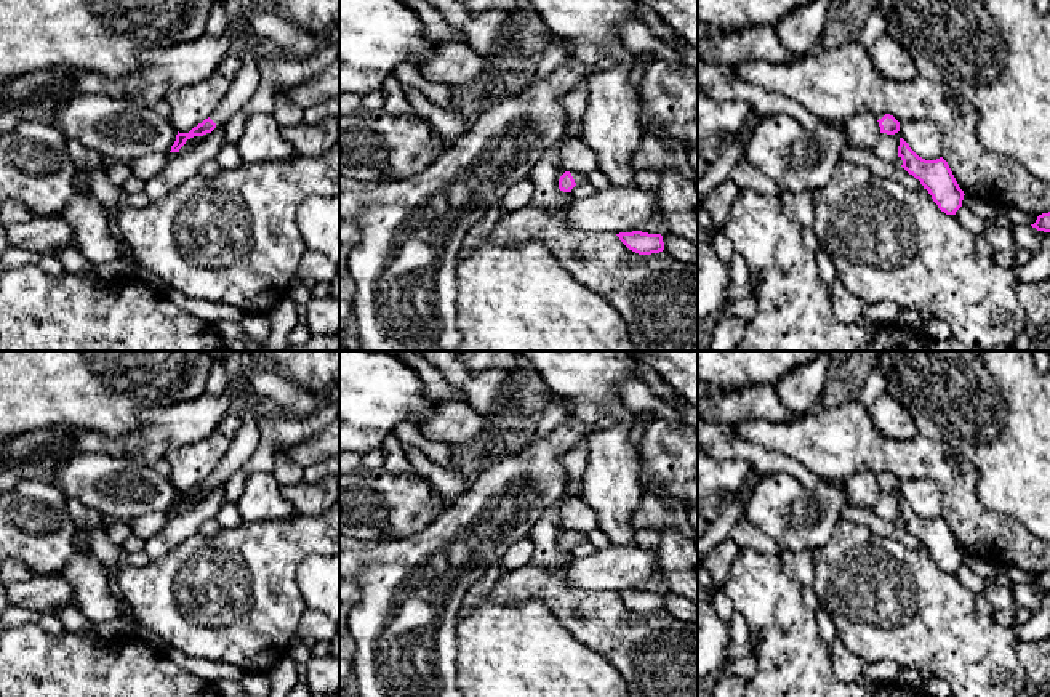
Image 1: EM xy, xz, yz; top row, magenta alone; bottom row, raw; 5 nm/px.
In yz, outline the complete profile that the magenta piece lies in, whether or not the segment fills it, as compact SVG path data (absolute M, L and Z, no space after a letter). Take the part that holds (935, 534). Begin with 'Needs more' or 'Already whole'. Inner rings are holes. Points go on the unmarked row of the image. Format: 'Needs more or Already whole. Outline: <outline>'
Already whole. Outline: M900 497L898 516L903 519L901 526L920 540L938 567L946 574L956 574L965 553L959 546L948 521L943 516L936 519L919 516L903 497Z

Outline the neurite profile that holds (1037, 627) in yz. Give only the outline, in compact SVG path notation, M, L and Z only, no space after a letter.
M1050 593L1042 606L1020 626L1015 628L1020 641L1039 641L1050 635Z

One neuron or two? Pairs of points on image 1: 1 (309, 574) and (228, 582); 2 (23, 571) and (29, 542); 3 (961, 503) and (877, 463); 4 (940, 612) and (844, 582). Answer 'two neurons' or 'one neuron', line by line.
1: two neurons
2: two neurons
3: one neuron
4: one neuron

